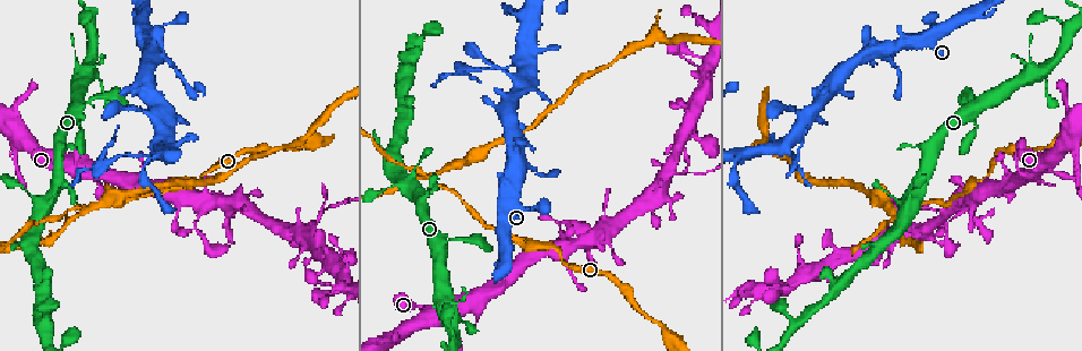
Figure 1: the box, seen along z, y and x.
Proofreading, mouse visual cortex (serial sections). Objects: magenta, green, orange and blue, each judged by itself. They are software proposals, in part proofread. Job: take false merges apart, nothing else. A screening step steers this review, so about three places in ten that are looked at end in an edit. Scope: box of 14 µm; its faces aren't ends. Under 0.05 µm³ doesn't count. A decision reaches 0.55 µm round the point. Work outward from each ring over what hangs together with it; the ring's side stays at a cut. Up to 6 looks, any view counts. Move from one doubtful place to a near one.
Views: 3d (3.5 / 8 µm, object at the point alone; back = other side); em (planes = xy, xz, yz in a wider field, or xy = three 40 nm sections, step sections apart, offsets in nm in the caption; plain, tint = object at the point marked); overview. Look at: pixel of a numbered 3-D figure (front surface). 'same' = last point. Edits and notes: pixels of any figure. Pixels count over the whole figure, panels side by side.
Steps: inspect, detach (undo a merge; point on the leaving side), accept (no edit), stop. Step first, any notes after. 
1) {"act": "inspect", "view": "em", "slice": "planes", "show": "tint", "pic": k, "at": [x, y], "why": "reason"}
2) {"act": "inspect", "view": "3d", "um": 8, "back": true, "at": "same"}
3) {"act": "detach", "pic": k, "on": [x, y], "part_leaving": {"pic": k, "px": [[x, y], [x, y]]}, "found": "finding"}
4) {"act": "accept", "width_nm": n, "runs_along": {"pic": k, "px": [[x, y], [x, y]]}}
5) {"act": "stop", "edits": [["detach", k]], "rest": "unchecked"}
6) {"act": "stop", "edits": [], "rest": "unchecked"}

{"act": "inspect", "view": "3d", "um": 3.5, "back": true, "pic": 1, "at": [515, 63], "why": "looks like a crossing"}

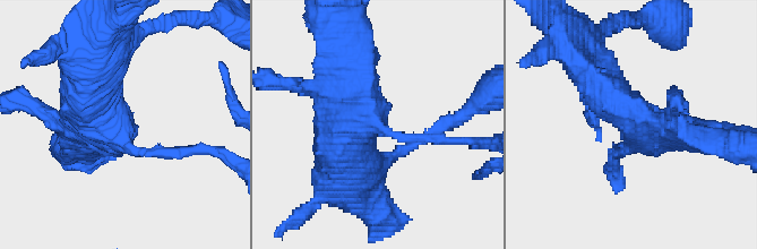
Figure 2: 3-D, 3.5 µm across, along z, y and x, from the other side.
{"act": "inspect", "view": "em", "slice": "xy", "step": 1, "show": "tint", "pic": 2, "at": [115, 130], "why": "shape alone is not enough"}

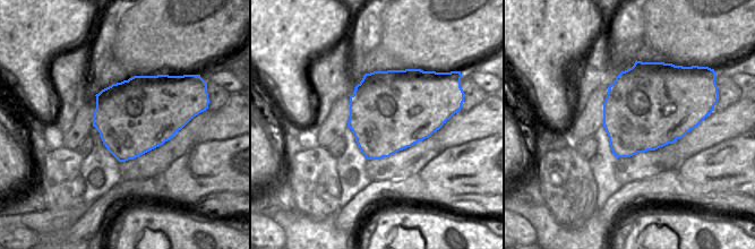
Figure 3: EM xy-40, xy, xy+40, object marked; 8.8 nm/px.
{"act": "detach", "pic": 2, "on": [169, 152], "width_nm": 700, "part_leaving": {"pic": 2, "px": [[130, 146], [234, 160]]}, "found": "two cells meet here"}

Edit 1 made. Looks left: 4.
{"act": "inspect", "view": "overview"}

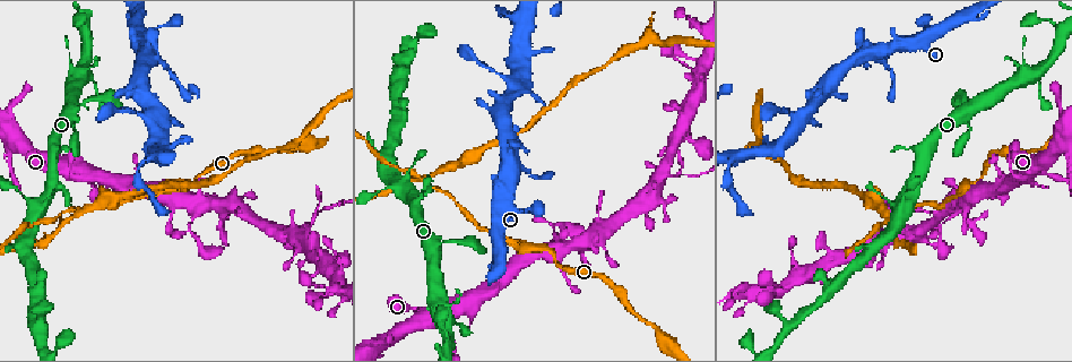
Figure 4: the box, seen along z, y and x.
{"act": "inspect", "view": "3d", "um": 8, "pic": 4, "at": [550, 253], "why": "sharp bend"}

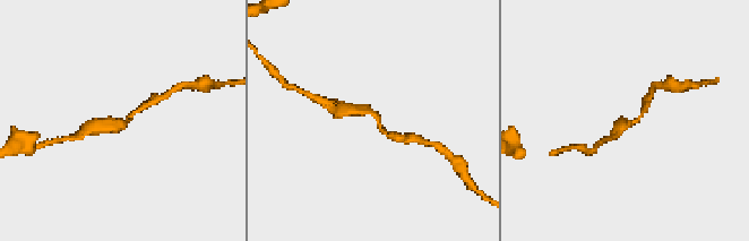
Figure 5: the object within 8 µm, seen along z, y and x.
{"act": "inspect", "view": "3d", "um": 3.5, "pic": 5, "at": [123, 123], "why": "closer look"}

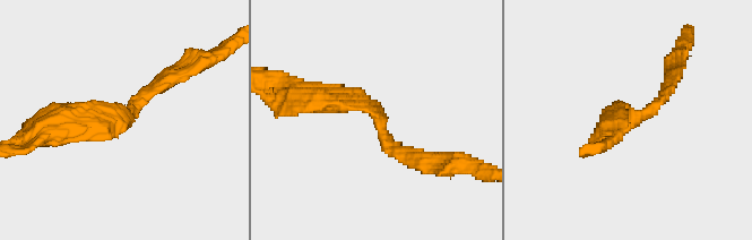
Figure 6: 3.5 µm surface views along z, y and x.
{"act": "inspect", "view": "em", "slice": "xy", "step": 3, "show": "tint", "pic": 6, "at": [374, 107], "why": "now the EM"}

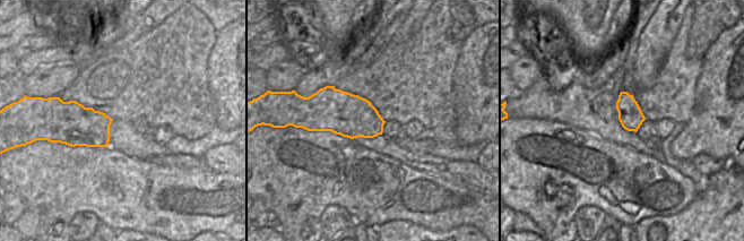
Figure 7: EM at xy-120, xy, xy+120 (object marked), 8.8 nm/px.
{"act": "accept", "runs_along": {"pic": 6, "px": [[406, 159], [365, 103], [302, 97]]}, "found": "one cell here"}

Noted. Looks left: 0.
{"act": "stop", "edits": [["detach", 2]], "rest": "unchecked"}

